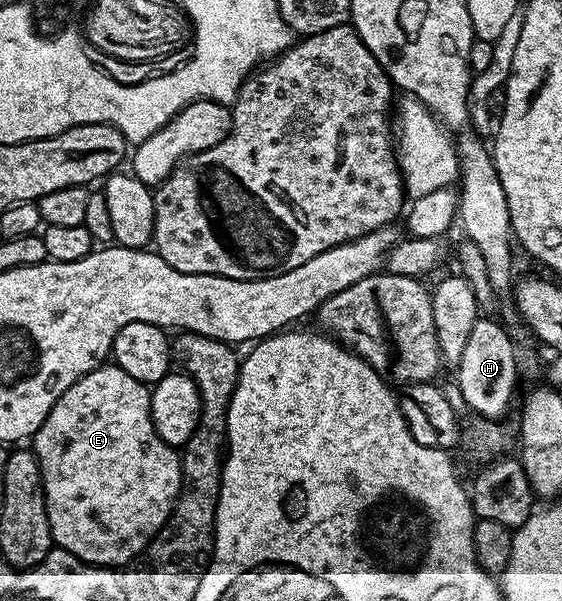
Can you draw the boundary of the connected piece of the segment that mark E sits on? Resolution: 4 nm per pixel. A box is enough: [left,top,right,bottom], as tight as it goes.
[30,361,182,569]

